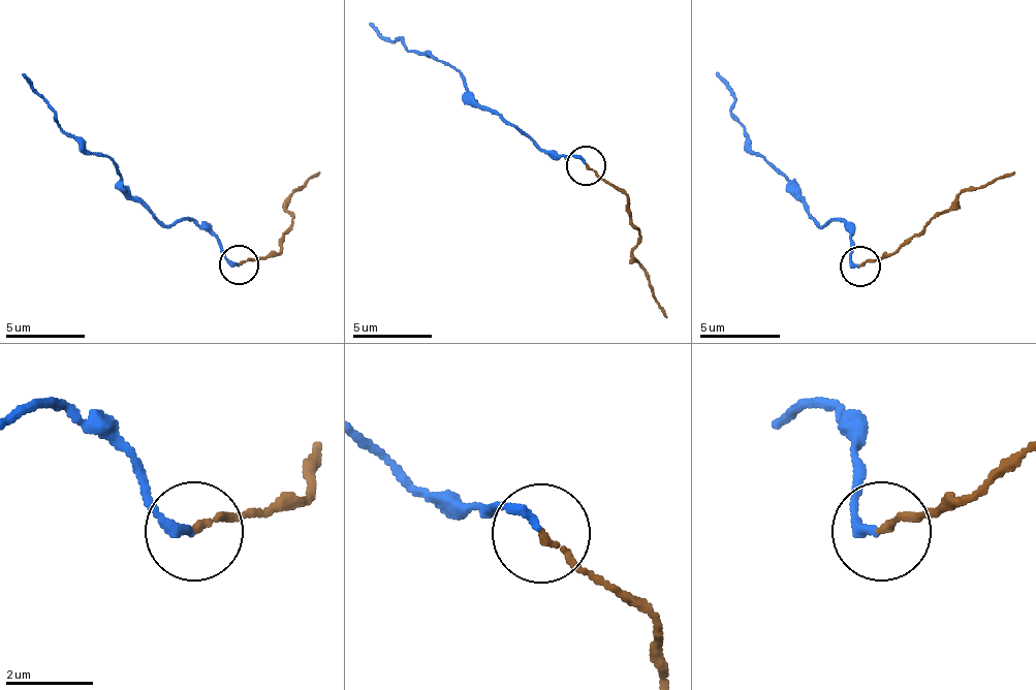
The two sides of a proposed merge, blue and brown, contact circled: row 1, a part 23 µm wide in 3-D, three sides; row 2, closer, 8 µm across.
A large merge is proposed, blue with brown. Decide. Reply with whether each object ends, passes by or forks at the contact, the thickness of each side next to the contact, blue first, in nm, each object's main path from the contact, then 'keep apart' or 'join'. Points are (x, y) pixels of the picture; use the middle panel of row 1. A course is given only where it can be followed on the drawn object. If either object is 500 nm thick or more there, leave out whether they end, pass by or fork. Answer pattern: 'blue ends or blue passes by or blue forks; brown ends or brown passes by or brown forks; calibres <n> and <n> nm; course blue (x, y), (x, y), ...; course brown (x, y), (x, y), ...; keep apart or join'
blue ends; brown ends; calibres 240 and 140 nm; course blue (583, 164), (508, 125), (469, 93), (453, 65), (413, 54), (398, 38), (390, 42), (370, 22); course brown (587, 164), (626, 195), (638, 231), (634, 258), (646, 271), (666, 318); keep apart

